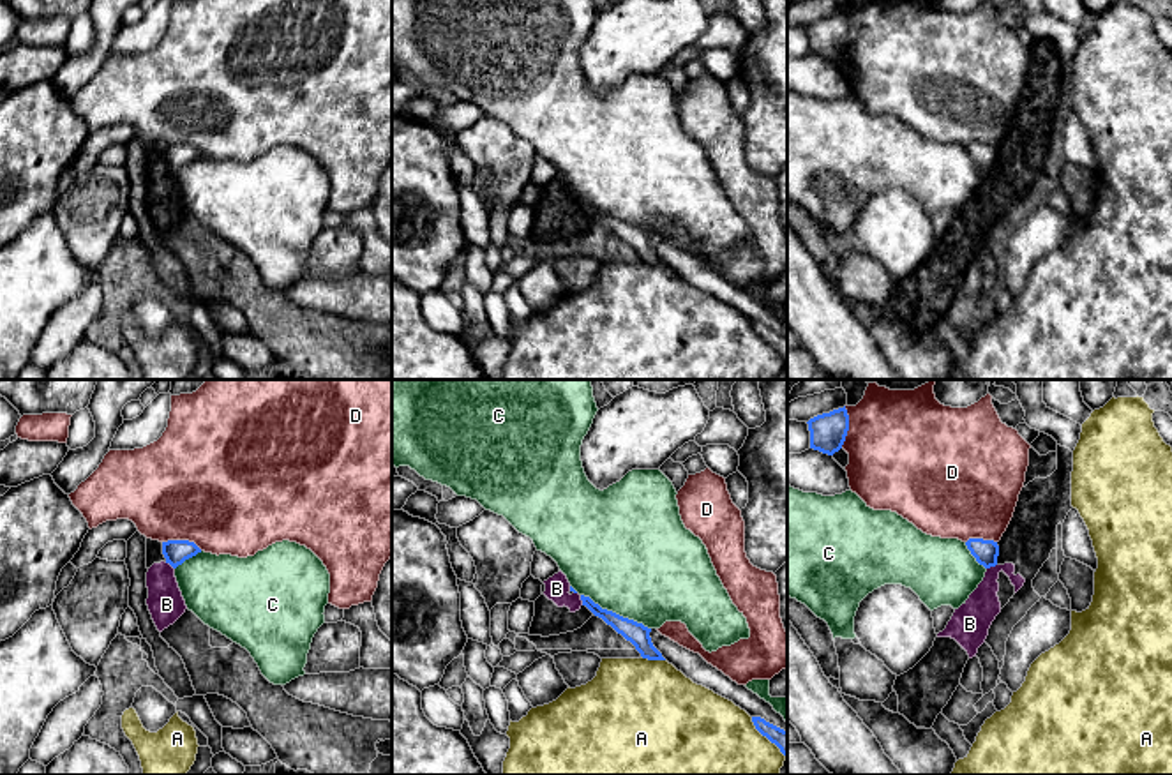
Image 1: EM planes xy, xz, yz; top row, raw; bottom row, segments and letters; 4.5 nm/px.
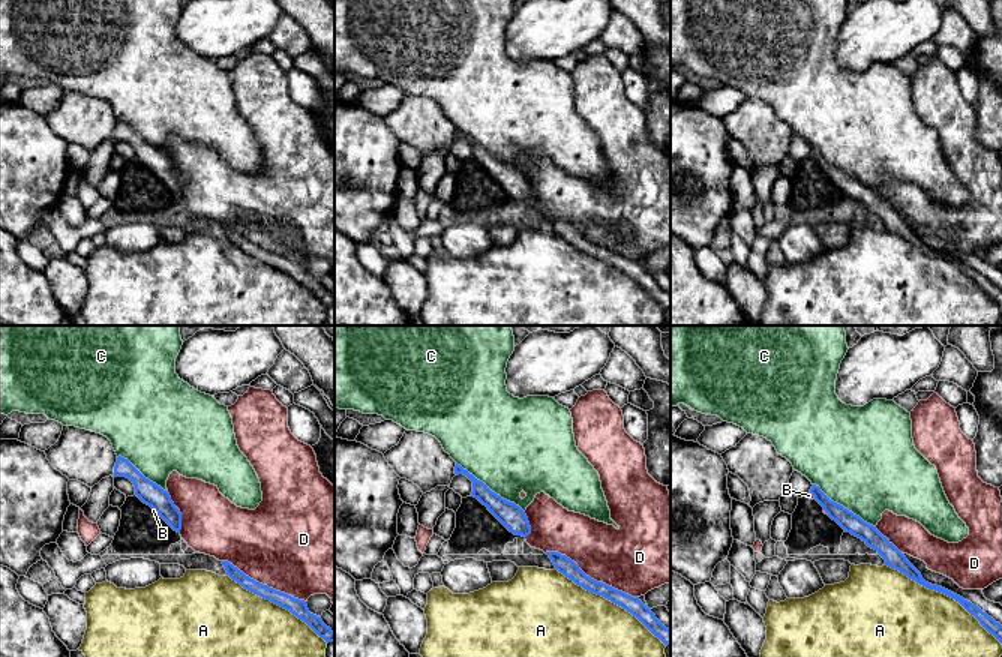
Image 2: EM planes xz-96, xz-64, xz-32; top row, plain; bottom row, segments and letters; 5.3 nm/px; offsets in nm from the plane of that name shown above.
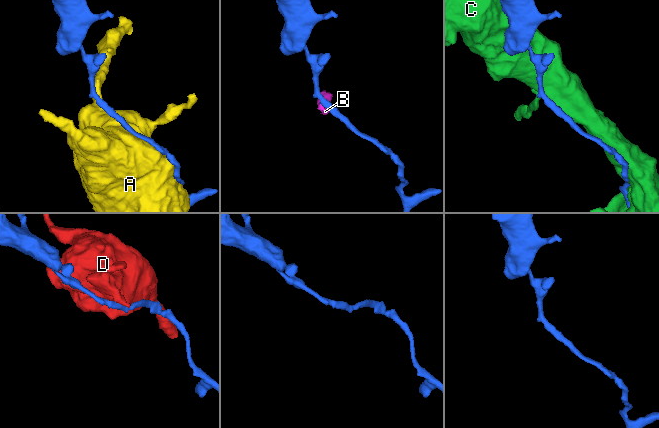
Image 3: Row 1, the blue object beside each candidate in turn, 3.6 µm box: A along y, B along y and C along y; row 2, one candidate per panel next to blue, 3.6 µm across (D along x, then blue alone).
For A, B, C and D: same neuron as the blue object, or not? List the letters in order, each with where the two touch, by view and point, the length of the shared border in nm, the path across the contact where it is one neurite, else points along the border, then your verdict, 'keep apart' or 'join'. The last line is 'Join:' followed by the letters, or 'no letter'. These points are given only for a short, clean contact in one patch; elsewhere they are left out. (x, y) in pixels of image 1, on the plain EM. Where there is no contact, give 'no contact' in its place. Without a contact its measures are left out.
A: contact xz (653, 263); length 110 nm; keep apart
B: contact xz (581, 203); length 50 nm; border xz (579, 200), (583, 209); keep apart
C: contact xz (615, 218); length 360 nm; keep apart
D: contact yz (848, 32); length 190 nm; keep apart
Join: no letter

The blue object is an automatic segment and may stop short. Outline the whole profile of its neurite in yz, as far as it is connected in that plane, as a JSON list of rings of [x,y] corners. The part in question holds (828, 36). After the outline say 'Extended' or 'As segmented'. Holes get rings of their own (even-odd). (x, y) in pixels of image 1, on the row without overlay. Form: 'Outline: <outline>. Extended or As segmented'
Outline: [[[845,11],[830,18],[817,19],[808,26],[810,53],[833,60],[845,46],[849,35],[849,19]]]. As segmented

